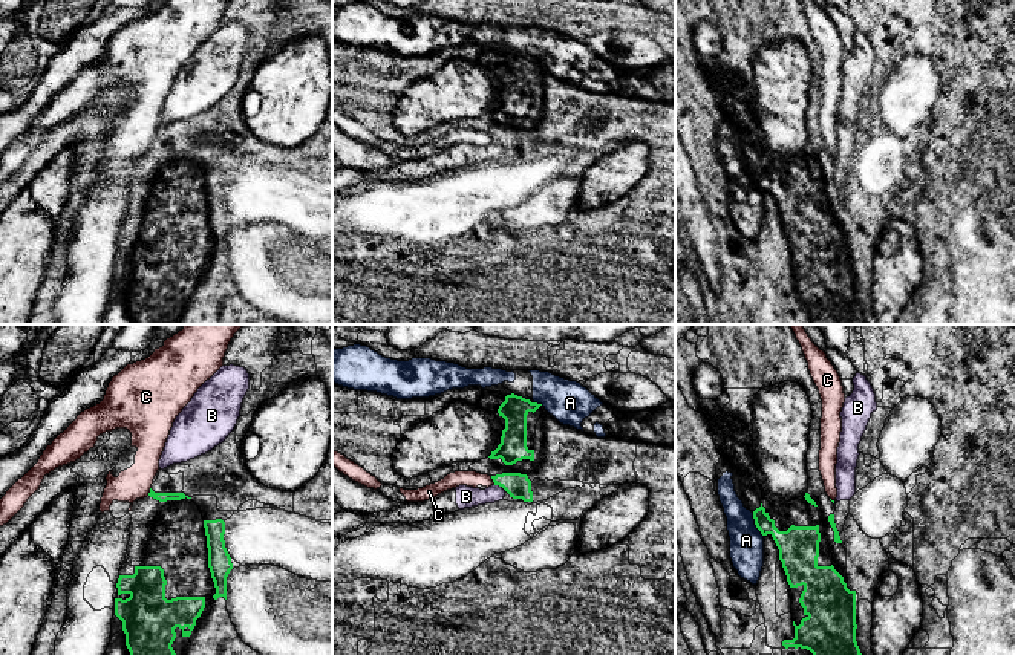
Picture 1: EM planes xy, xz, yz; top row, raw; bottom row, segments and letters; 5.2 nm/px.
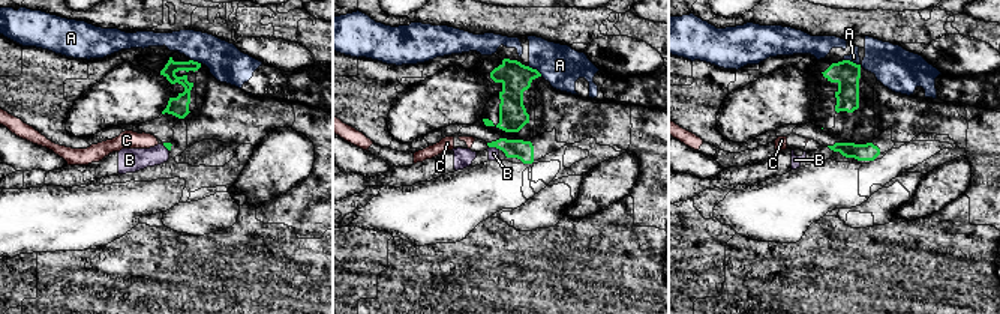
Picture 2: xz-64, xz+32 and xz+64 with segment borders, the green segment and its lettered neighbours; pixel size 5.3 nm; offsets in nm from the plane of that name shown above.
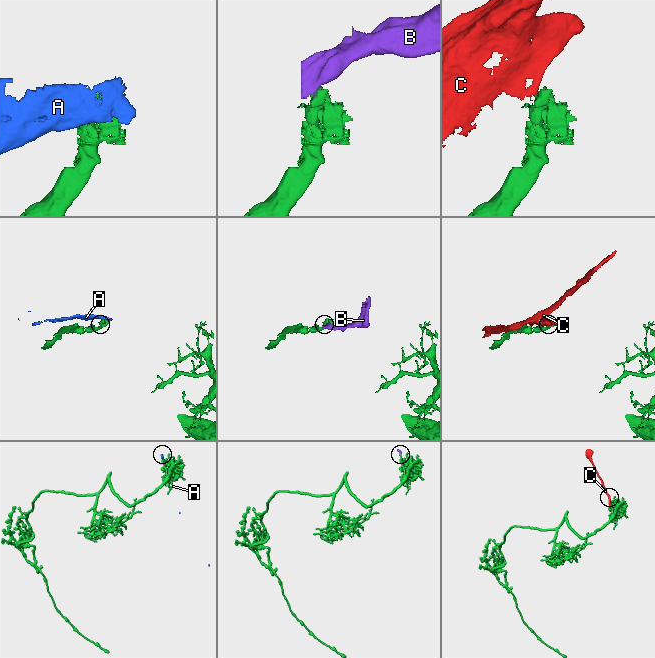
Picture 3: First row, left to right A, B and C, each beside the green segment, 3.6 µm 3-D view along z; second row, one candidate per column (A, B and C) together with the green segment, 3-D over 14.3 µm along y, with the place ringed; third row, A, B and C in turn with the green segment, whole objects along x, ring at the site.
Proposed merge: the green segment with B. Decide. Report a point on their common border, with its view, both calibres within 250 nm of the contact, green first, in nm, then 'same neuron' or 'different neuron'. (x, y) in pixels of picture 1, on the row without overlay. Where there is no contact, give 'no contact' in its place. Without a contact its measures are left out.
contact xz (501, 143); calibres 130 and 110 nm; different neuron

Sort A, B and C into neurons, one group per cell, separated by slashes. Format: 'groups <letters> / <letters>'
groups A / B / C

